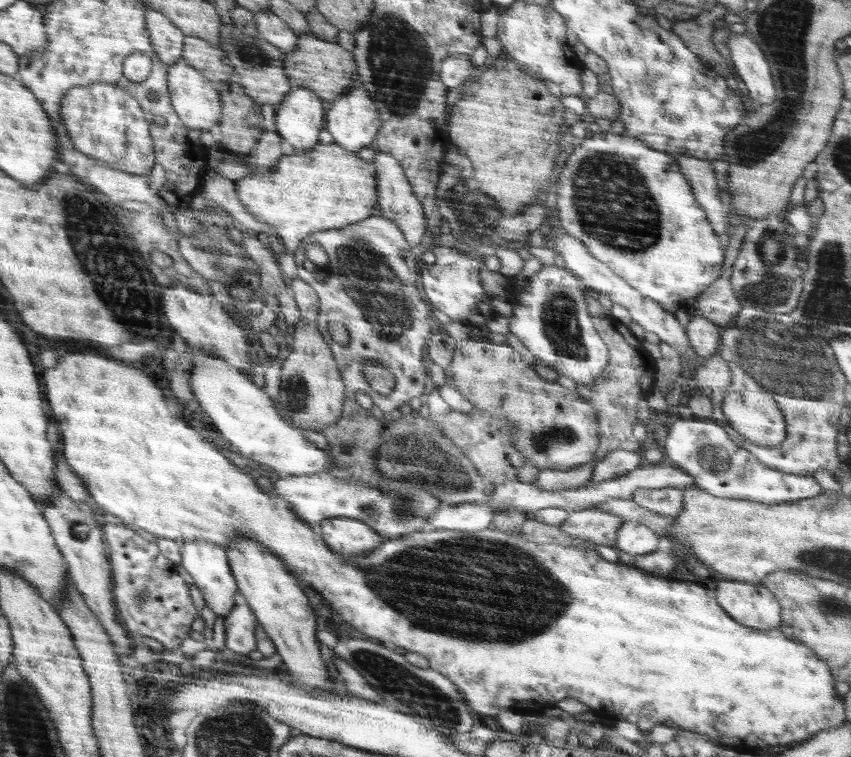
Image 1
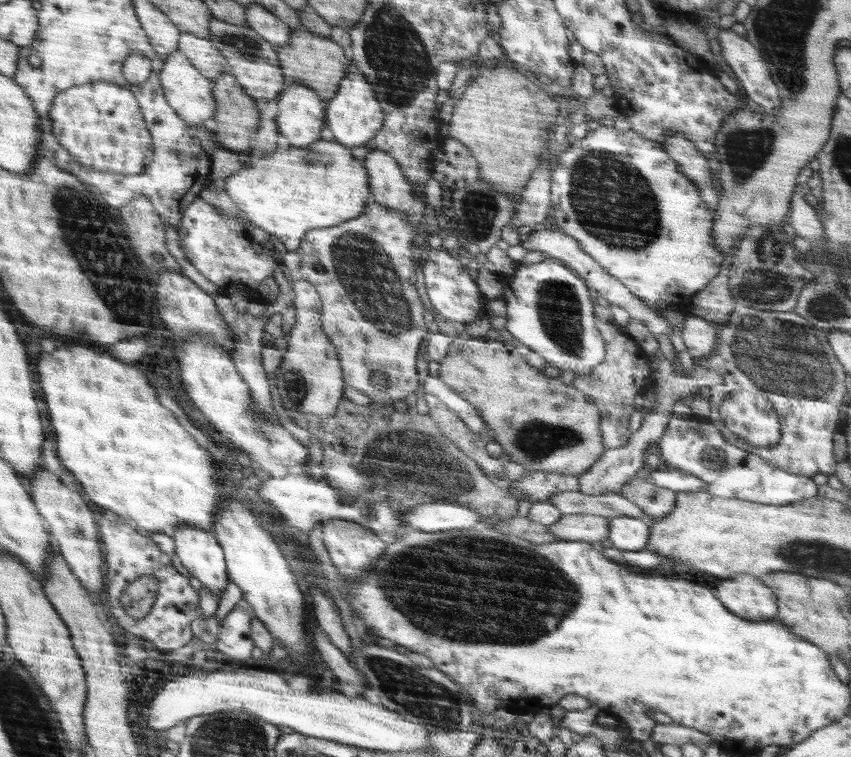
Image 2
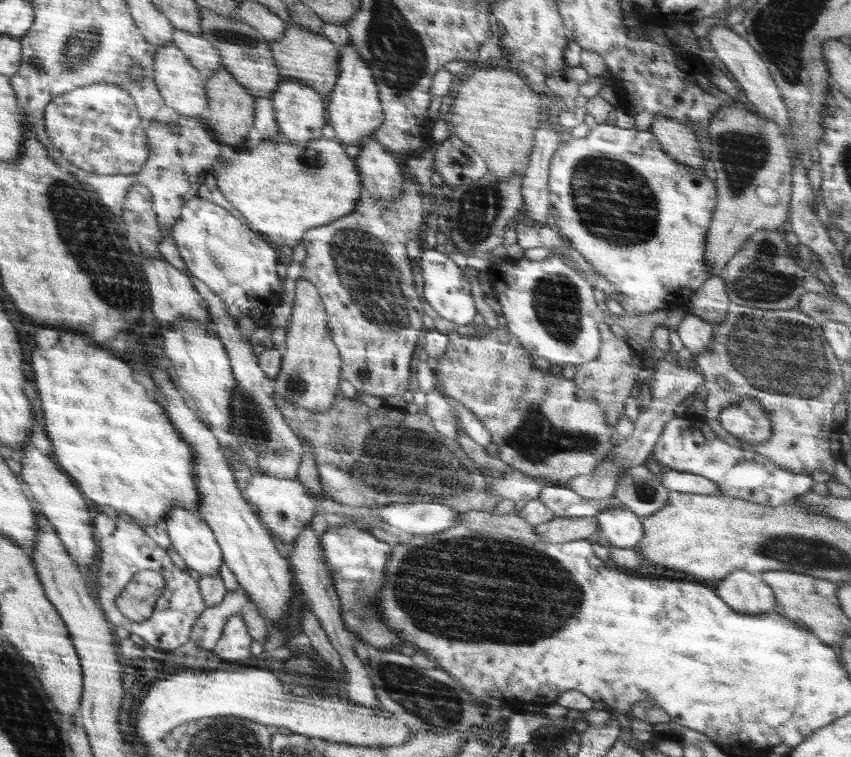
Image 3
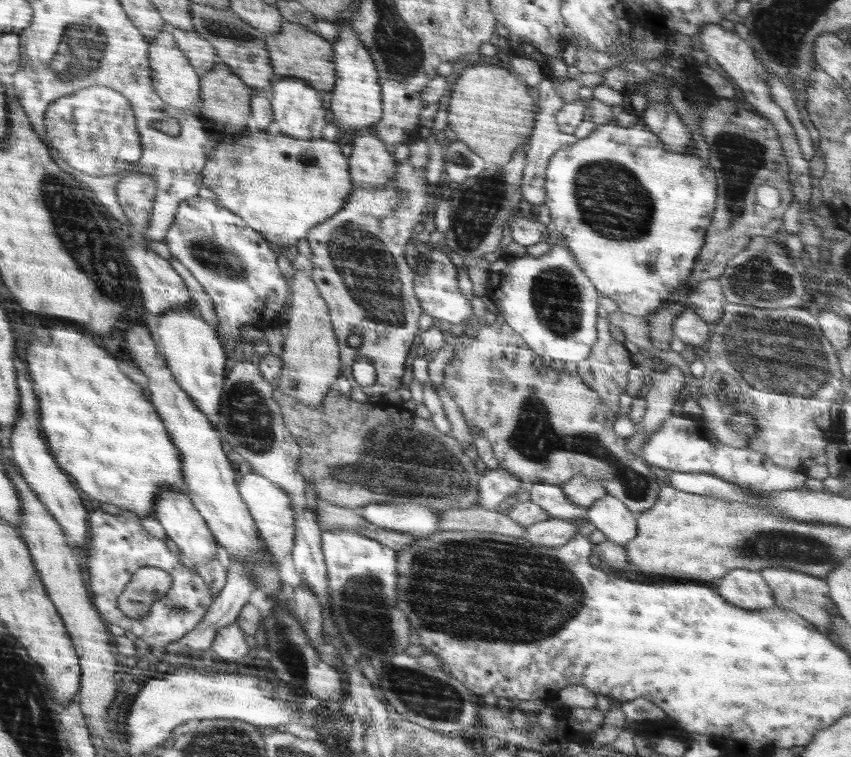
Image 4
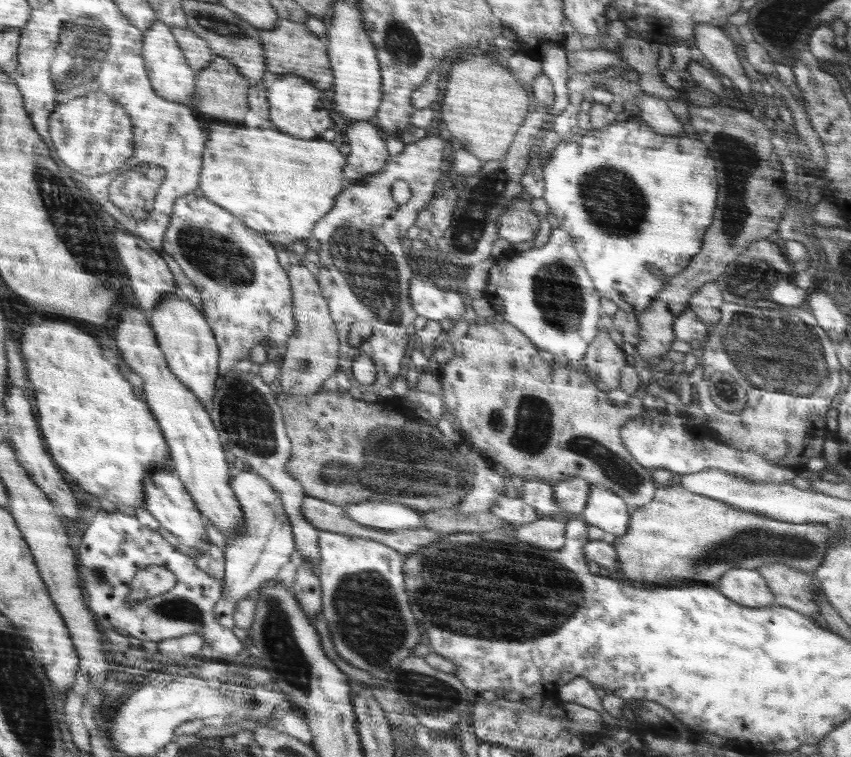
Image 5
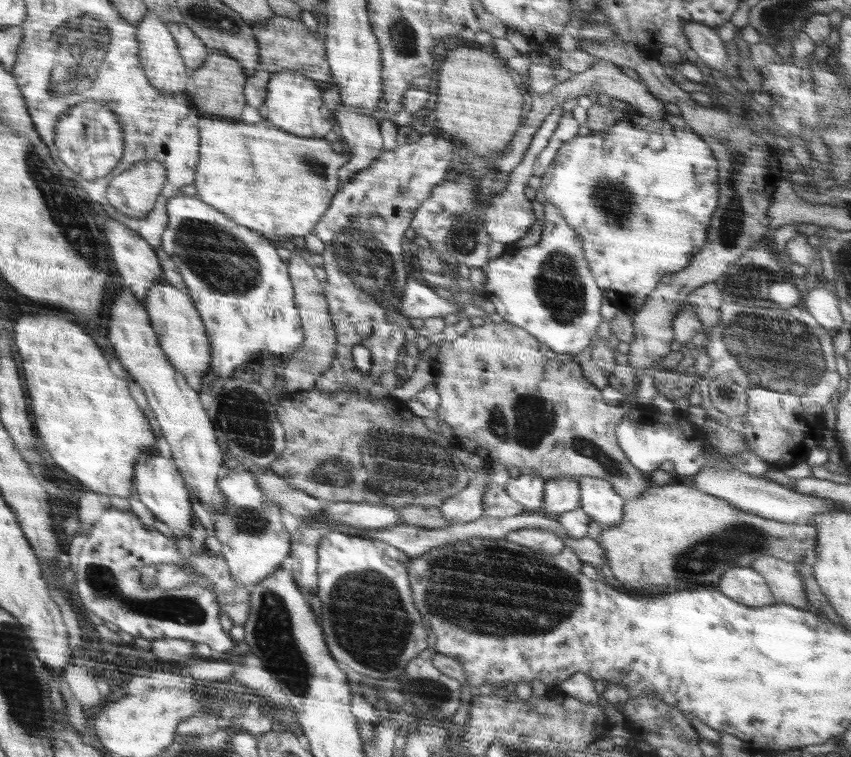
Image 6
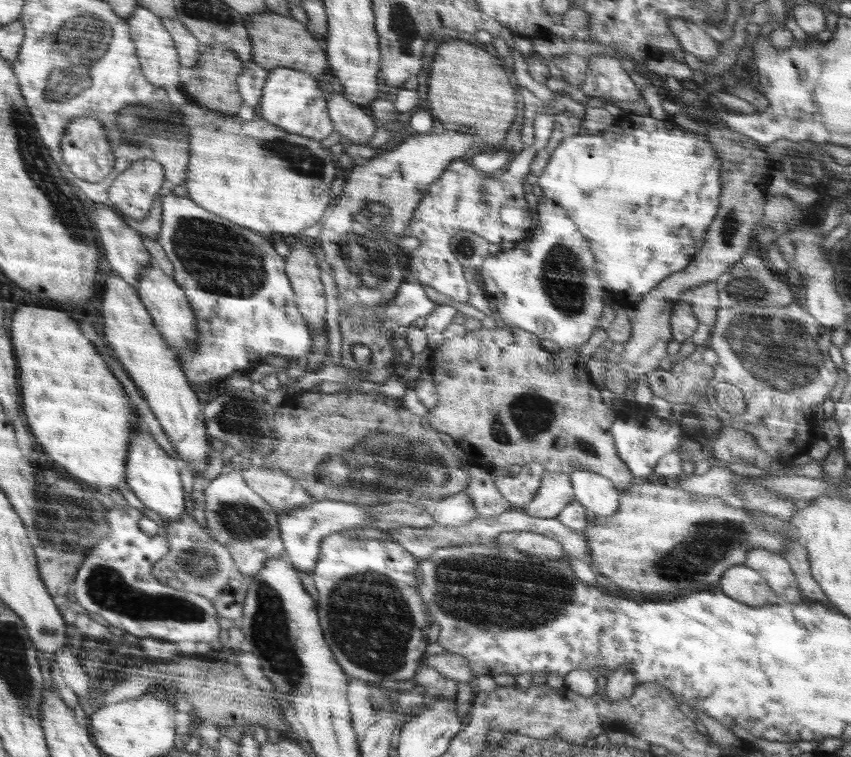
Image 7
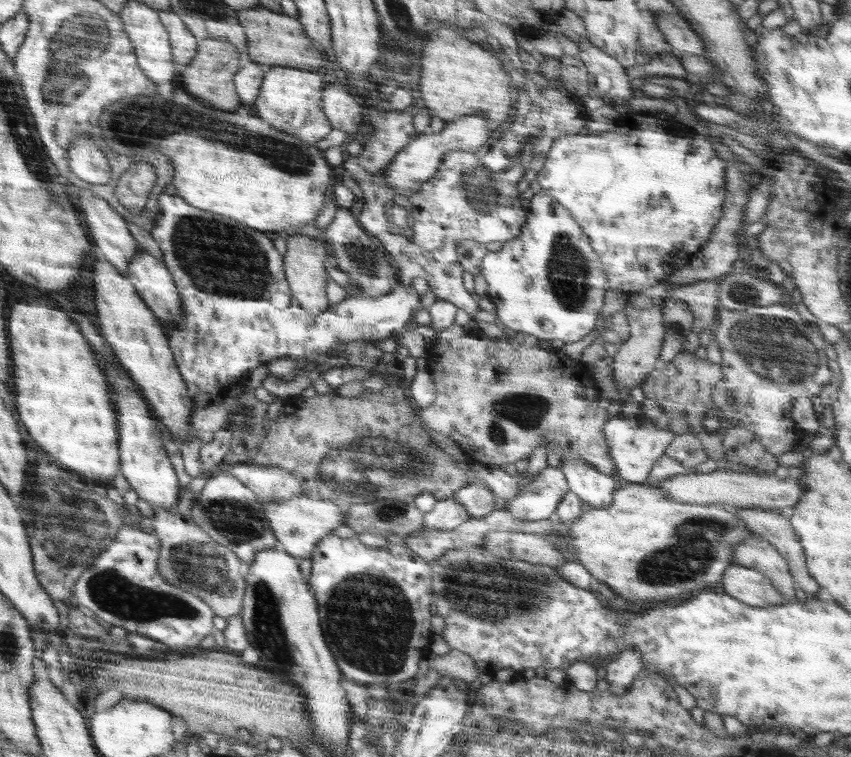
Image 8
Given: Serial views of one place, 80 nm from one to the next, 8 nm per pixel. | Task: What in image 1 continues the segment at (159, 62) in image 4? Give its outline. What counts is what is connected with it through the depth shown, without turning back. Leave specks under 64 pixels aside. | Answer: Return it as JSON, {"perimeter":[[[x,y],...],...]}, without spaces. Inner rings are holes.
{"perimeter":[[[184,58],[169,66],[168,85],[174,110],[188,128],[210,130],[210,127],[221,122],[224,103],[221,100],[219,83],[206,80],[196,68],[187,64]]]}

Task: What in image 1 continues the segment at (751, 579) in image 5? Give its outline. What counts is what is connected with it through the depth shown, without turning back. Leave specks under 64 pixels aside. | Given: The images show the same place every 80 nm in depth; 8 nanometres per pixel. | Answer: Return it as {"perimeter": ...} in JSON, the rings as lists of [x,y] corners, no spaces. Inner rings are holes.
{"perimeter":[[[726,579],[713,594],[721,608],[744,626],[763,631],[781,626],[781,605],[762,583]]]}

